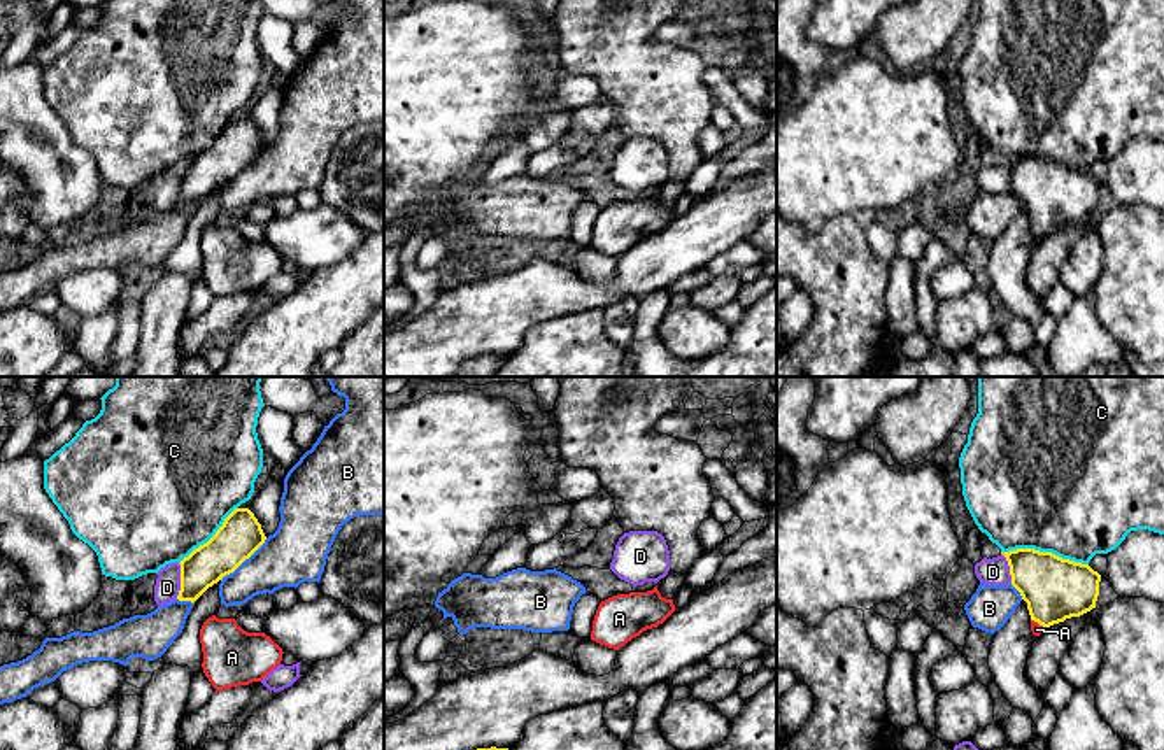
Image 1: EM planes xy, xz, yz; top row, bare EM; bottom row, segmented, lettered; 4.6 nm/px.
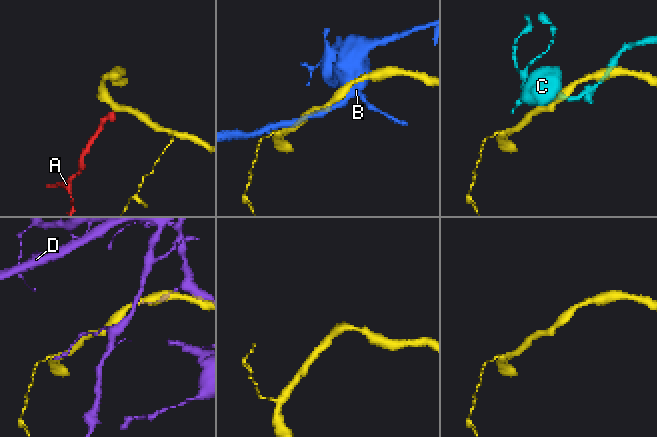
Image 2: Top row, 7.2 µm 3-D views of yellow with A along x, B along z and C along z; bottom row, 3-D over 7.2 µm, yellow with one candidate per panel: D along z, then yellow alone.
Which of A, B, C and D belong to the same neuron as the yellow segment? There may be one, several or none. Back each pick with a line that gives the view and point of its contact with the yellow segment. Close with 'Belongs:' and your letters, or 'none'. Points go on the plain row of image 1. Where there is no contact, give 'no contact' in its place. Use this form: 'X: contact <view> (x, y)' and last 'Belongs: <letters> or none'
A: contact yz (1038, 230)
Belongs: A

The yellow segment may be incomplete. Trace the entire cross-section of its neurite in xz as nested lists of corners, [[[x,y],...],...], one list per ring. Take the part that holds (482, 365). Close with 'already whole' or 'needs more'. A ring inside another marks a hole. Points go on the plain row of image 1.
[[[477,356],[466,361],[454,377],[496,377],[498,368],[508,356]]]; already whole

